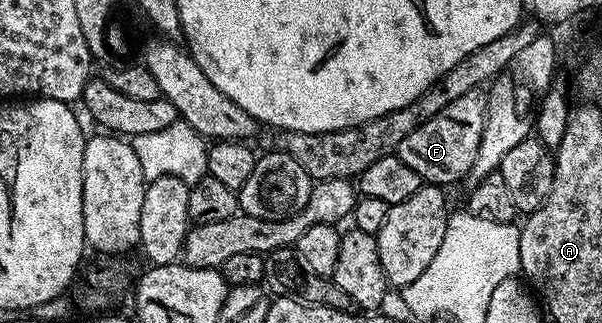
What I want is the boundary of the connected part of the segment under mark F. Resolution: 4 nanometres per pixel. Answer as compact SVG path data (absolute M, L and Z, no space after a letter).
M482 89L465 92L453 104L445 104L435 118L425 120L425 124L418 126L405 140L401 140L397 156L417 176L421 176L424 183L450 187L450 182L458 178L466 179L473 162L477 157L477 150L481 145L482 132L485 128L487 114L487 96Z

